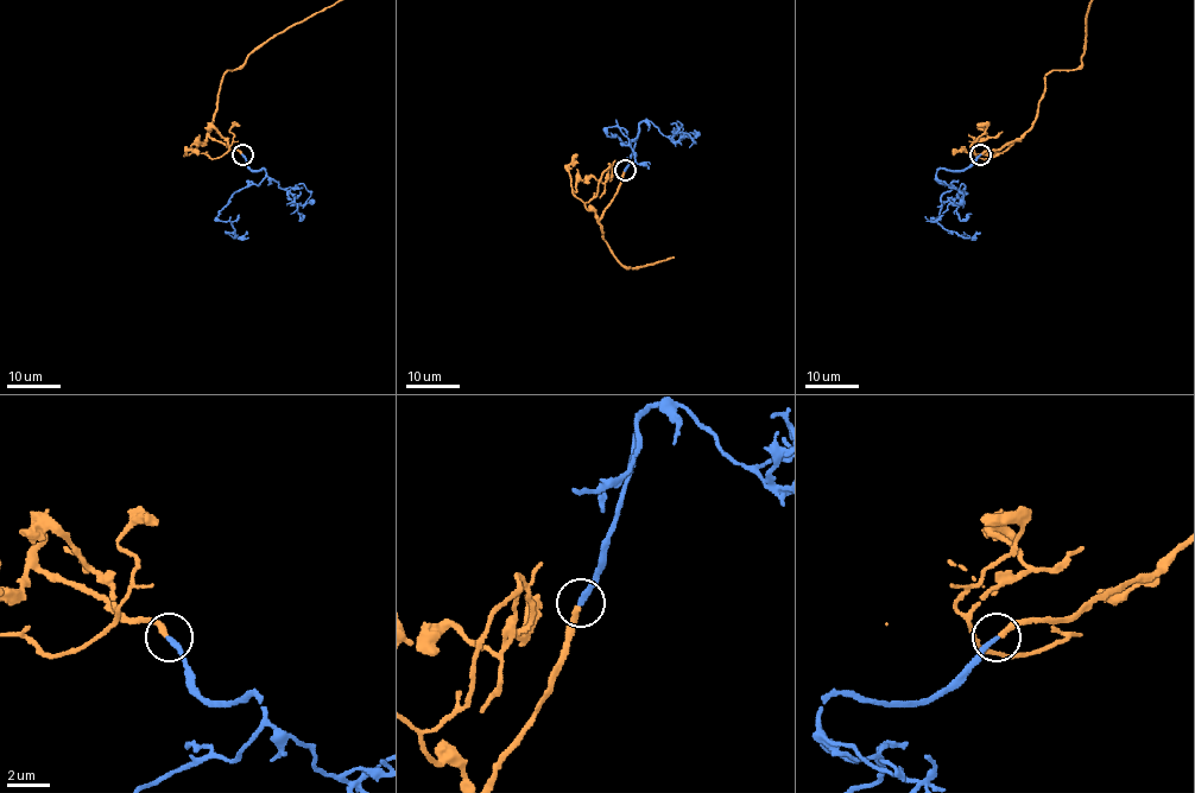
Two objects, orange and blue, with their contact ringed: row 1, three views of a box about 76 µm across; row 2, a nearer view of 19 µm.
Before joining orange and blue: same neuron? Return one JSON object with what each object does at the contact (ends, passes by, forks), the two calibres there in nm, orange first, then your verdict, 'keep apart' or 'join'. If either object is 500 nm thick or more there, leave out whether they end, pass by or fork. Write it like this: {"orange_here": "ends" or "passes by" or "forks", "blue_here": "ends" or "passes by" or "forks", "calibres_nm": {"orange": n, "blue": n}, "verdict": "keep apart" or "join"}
{"orange_here": "ends", "blue_here": "ends", "calibres_nm": {"orange": 240, "blue": 240}, "verdict": "join"}

